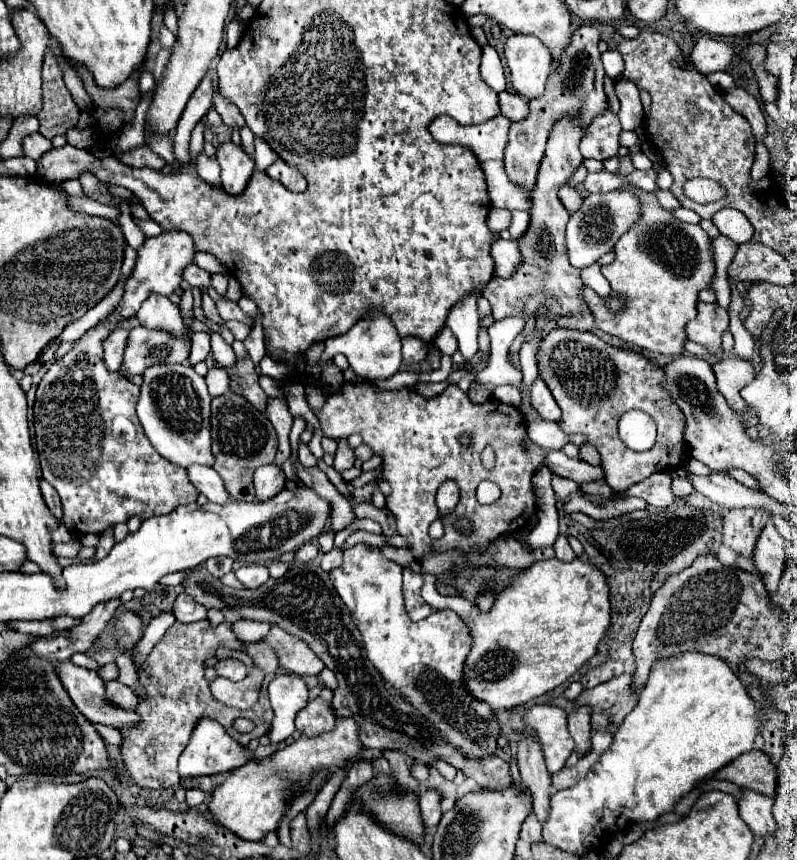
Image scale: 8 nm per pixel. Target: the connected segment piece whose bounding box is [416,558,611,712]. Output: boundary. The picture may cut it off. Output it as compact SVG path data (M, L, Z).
M557 558L533 562L525 572L517 574L517 580L495 598L495 604L489 612L479 612L475 604L465 598L443 598L437 594L436 578L419 570L416 572L424 577L421 596L431 608L443 610L451 608L461 616L461 620L469 626L469 634L473 636L473 648L465 662L465 688L475 700L485 700L493 712L511 710L525 706L527 702L551 692L565 680L569 680L581 664L585 664L595 652L597 644L605 636L611 624L611 608L609 608L609 588L601 572L581 558L573 562L561 562Z

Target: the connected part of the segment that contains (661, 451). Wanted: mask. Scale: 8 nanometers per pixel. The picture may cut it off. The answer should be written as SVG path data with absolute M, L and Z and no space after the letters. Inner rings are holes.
M555 328L541 340L537 366L541 380L545 380L547 388L553 392L553 398L563 410L563 418L559 422L561 428L567 434L583 432L589 436L587 442L599 450L601 466L605 468L605 482L613 488L613 492L623 492L631 484L637 484L655 472L669 472L685 462L685 416L663 388L665 372L651 366L643 356L613 348L591 332ZM627 410L643 410L655 420L657 442L651 450L635 452L619 438L617 422Z

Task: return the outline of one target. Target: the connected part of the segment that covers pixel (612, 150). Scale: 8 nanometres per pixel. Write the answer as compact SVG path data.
M605 108L603 114L599 114L593 124L589 124L585 138L581 140L581 154L583 158L595 158L595 160L607 160L617 156L619 150L619 134L621 124L617 114Z

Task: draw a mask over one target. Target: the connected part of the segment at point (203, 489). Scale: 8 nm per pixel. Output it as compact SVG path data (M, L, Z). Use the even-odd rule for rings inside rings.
M193 464L187 468L187 476L189 476L191 484L197 488L197 492L207 496L207 500L217 502L217 504L225 504L227 500L231 500L223 486L221 476L211 466Z

